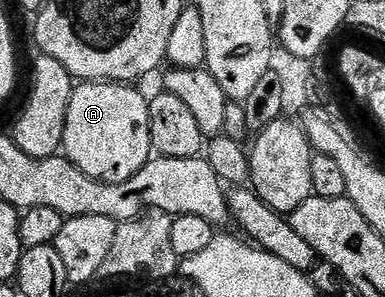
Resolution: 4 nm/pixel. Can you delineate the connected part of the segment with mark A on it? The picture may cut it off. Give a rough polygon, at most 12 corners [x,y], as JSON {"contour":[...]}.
{"contour":[[108,81],[73,88],[63,155],[100,183],[154,154],[149,99]]}

